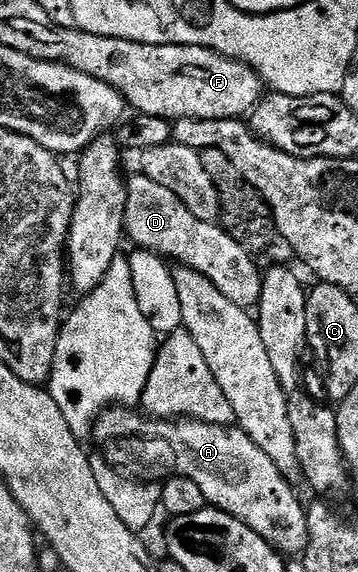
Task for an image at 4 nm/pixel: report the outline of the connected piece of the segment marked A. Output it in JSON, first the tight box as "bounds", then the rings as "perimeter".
{"bounds":[90,407,308,553],"perimeter":[[[109,407],[97,416],[90,437],[96,440],[100,448],[97,450],[109,465],[132,479],[167,479],[173,475],[194,479],[211,508],[229,513],[246,523],[246,527],[258,531],[277,553],[303,553],[308,539],[305,506],[300,506],[292,490],[293,482],[283,477],[270,455],[254,439],[232,425],[211,425],[191,419],[175,421],[136,411],[132,407]]]}

